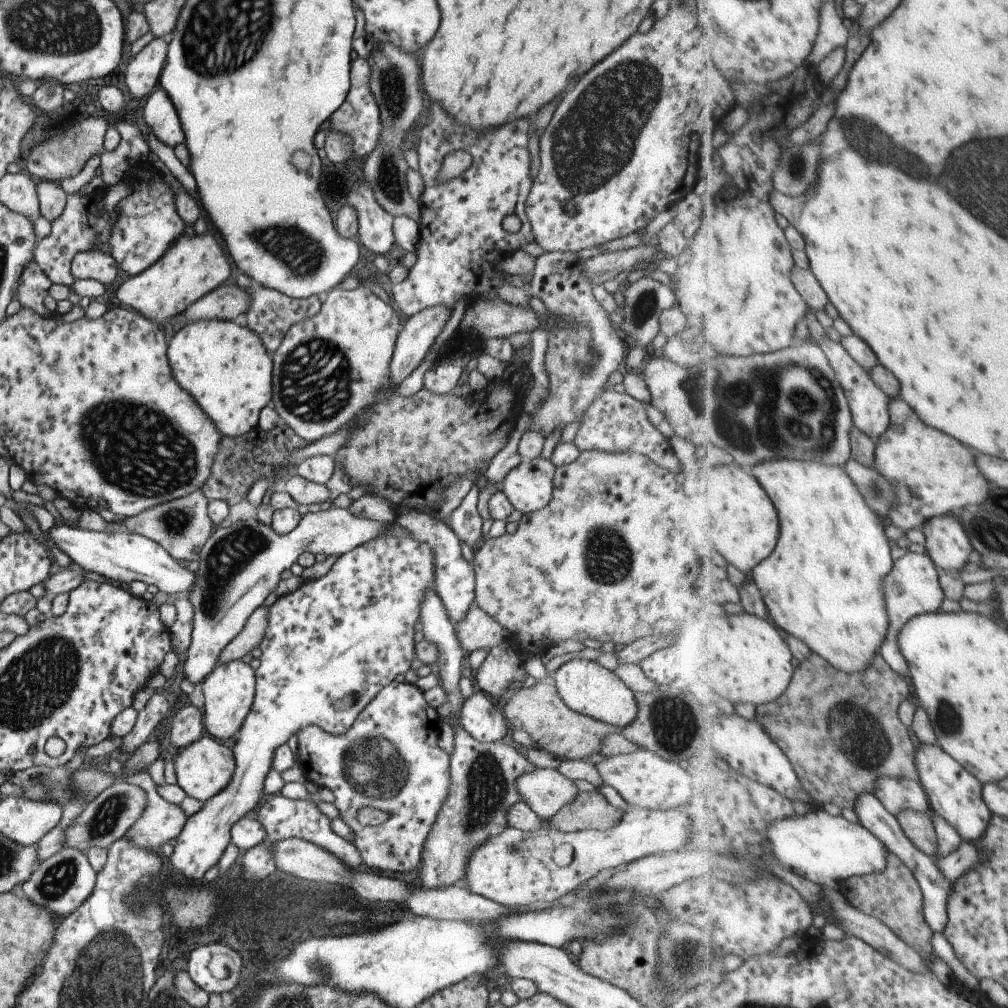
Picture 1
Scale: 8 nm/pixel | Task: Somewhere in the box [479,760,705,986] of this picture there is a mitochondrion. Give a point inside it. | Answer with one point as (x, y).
(680, 967)

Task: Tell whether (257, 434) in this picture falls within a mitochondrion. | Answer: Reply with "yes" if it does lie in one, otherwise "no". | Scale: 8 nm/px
no

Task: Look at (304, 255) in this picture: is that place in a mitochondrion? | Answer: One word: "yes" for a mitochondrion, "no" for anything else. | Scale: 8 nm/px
yes

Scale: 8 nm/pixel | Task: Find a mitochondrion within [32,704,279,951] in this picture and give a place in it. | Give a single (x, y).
(113, 809)

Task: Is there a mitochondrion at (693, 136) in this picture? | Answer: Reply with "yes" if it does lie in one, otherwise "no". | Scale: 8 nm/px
no

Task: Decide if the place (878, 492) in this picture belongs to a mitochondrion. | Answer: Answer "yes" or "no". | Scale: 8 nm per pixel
yes

